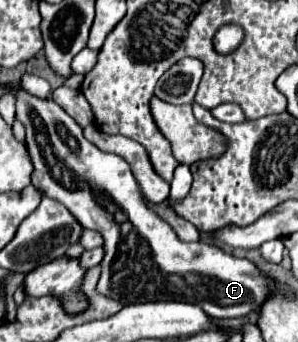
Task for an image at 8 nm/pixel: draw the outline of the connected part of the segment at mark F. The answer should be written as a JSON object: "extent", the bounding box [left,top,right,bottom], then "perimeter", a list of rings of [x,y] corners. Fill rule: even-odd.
{"extent":[16,87,278,319],"perimeter":[[[18,87],[16,119],[26,127],[28,151],[34,163],[32,185],[40,189],[46,197],[60,201],[84,229],[94,229],[104,237],[104,259],[100,263],[102,273],[96,285],[96,291],[100,295],[106,295],[124,305],[146,301],[196,303],[214,319],[244,317],[250,311],[260,311],[260,307],[274,295],[278,281],[262,273],[252,261],[234,257],[220,247],[208,243],[182,243],[172,231],[172,227],[146,207],[140,187],[130,171],[130,165],[122,157],[114,153],[104,153],[90,141],[86,141],[82,135],[82,127],[58,103],[54,103],[54,99],[34,97],[24,87]],[[70,137],[76,139],[76,149],[72,149]]]}

